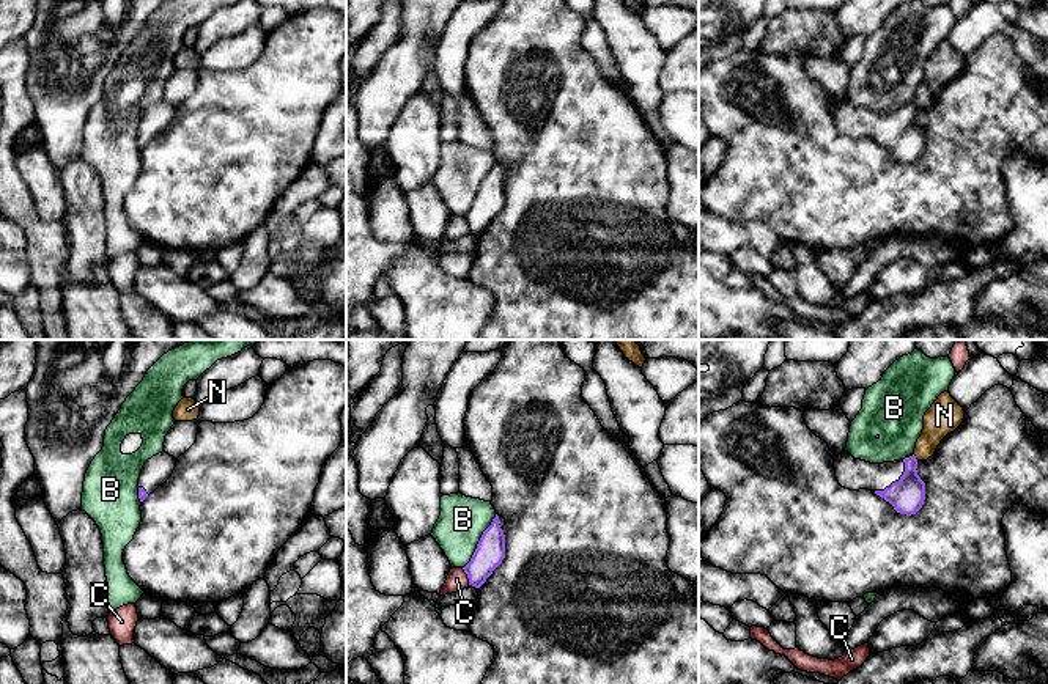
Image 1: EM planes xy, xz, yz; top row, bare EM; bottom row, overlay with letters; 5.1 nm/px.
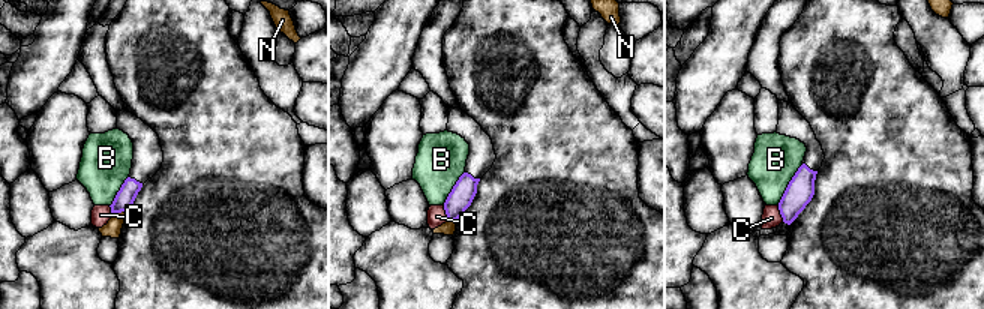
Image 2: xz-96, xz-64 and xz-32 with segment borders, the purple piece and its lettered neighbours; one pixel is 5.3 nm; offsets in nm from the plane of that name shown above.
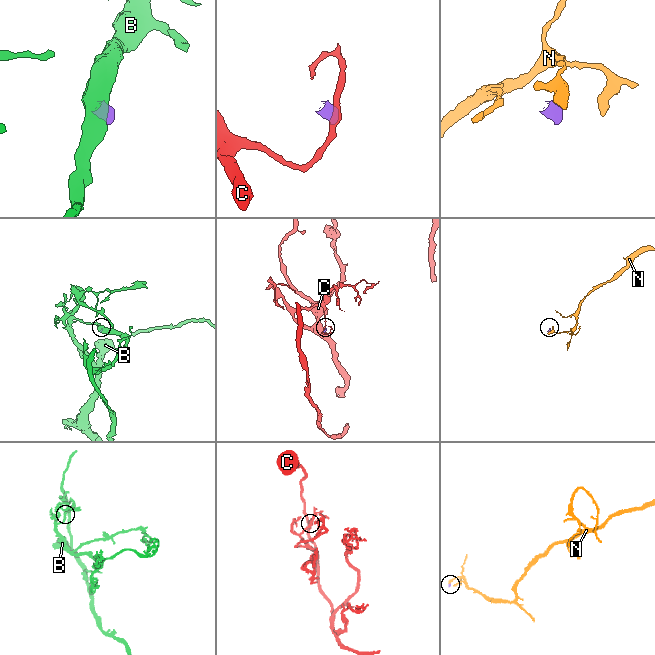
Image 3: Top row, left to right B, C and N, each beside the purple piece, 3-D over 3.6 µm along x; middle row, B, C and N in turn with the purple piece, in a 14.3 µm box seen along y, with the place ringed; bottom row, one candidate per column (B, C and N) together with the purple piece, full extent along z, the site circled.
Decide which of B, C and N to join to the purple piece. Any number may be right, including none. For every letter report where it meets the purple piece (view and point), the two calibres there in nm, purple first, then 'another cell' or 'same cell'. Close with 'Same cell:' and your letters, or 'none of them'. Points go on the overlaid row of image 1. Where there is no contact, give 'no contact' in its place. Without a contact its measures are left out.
B: xz (479, 541) | 150/240 nm | another cell
C: xz (468, 576) | 150/110 nm | another cell
N: yz (915, 458) | 180/170 nm | another cell
Same cell: none of them

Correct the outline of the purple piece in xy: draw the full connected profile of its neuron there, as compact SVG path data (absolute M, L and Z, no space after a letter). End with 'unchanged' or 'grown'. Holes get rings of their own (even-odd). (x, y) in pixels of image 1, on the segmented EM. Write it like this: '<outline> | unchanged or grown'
M165 451L148 459L138 478L140 502L162 486L172 476L175 467L176 459Z | grown

